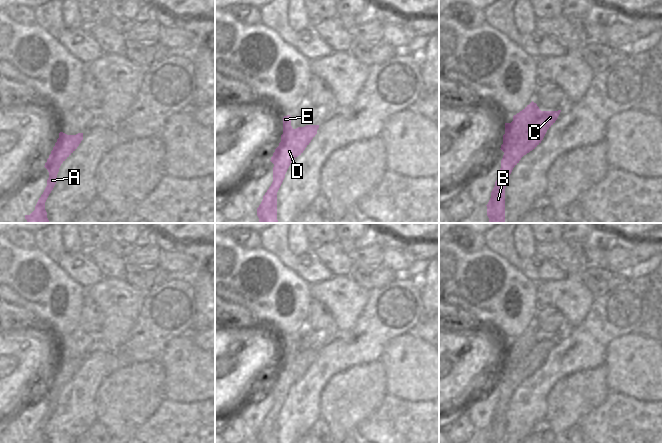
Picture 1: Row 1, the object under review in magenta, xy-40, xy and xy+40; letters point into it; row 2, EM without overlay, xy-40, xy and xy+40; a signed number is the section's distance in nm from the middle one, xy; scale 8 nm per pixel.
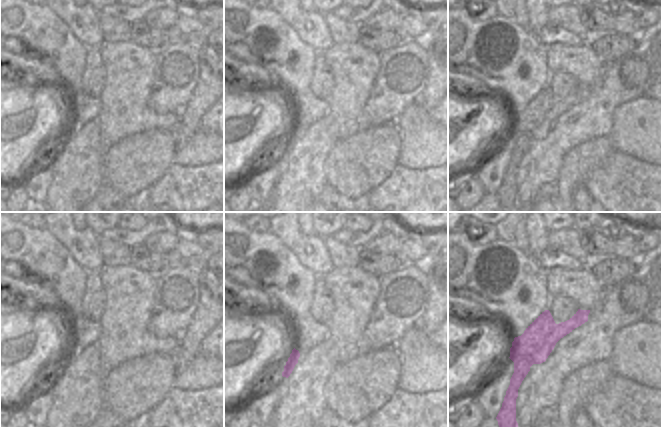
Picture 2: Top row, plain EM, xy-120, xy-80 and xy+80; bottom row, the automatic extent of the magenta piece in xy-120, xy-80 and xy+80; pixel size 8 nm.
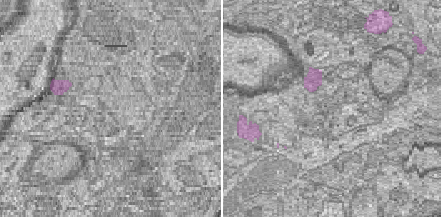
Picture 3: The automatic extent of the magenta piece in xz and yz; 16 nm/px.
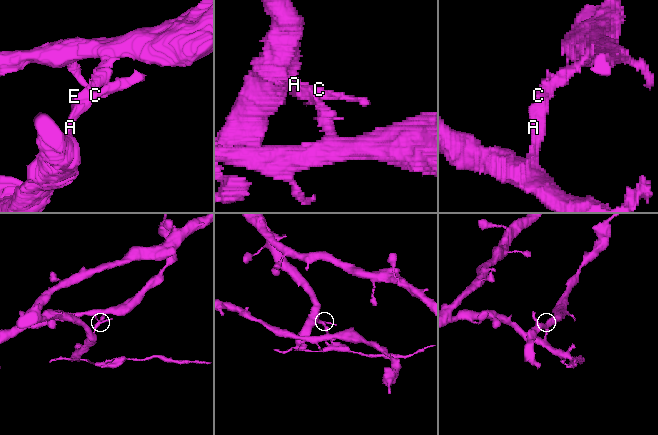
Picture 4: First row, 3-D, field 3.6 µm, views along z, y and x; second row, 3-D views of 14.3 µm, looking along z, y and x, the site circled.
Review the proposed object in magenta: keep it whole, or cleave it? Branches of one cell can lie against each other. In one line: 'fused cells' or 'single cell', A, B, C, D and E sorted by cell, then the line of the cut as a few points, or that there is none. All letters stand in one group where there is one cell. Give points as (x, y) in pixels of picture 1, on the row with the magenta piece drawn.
fused cells; groups A B C D / E; cut xy+40 (541, 111), (517, 138), (513, 138), (506, 147), (501, 147)

